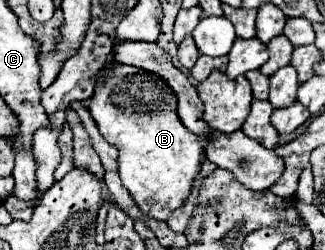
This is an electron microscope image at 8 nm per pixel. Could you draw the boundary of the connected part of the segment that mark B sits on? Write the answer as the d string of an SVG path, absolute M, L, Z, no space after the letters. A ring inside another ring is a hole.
M116 64L106 80L98 78L88 110L106 142L118 148L118 174L134 202L148 216L166 220L190 196L208 146L180 122L174 90L156 74Z

